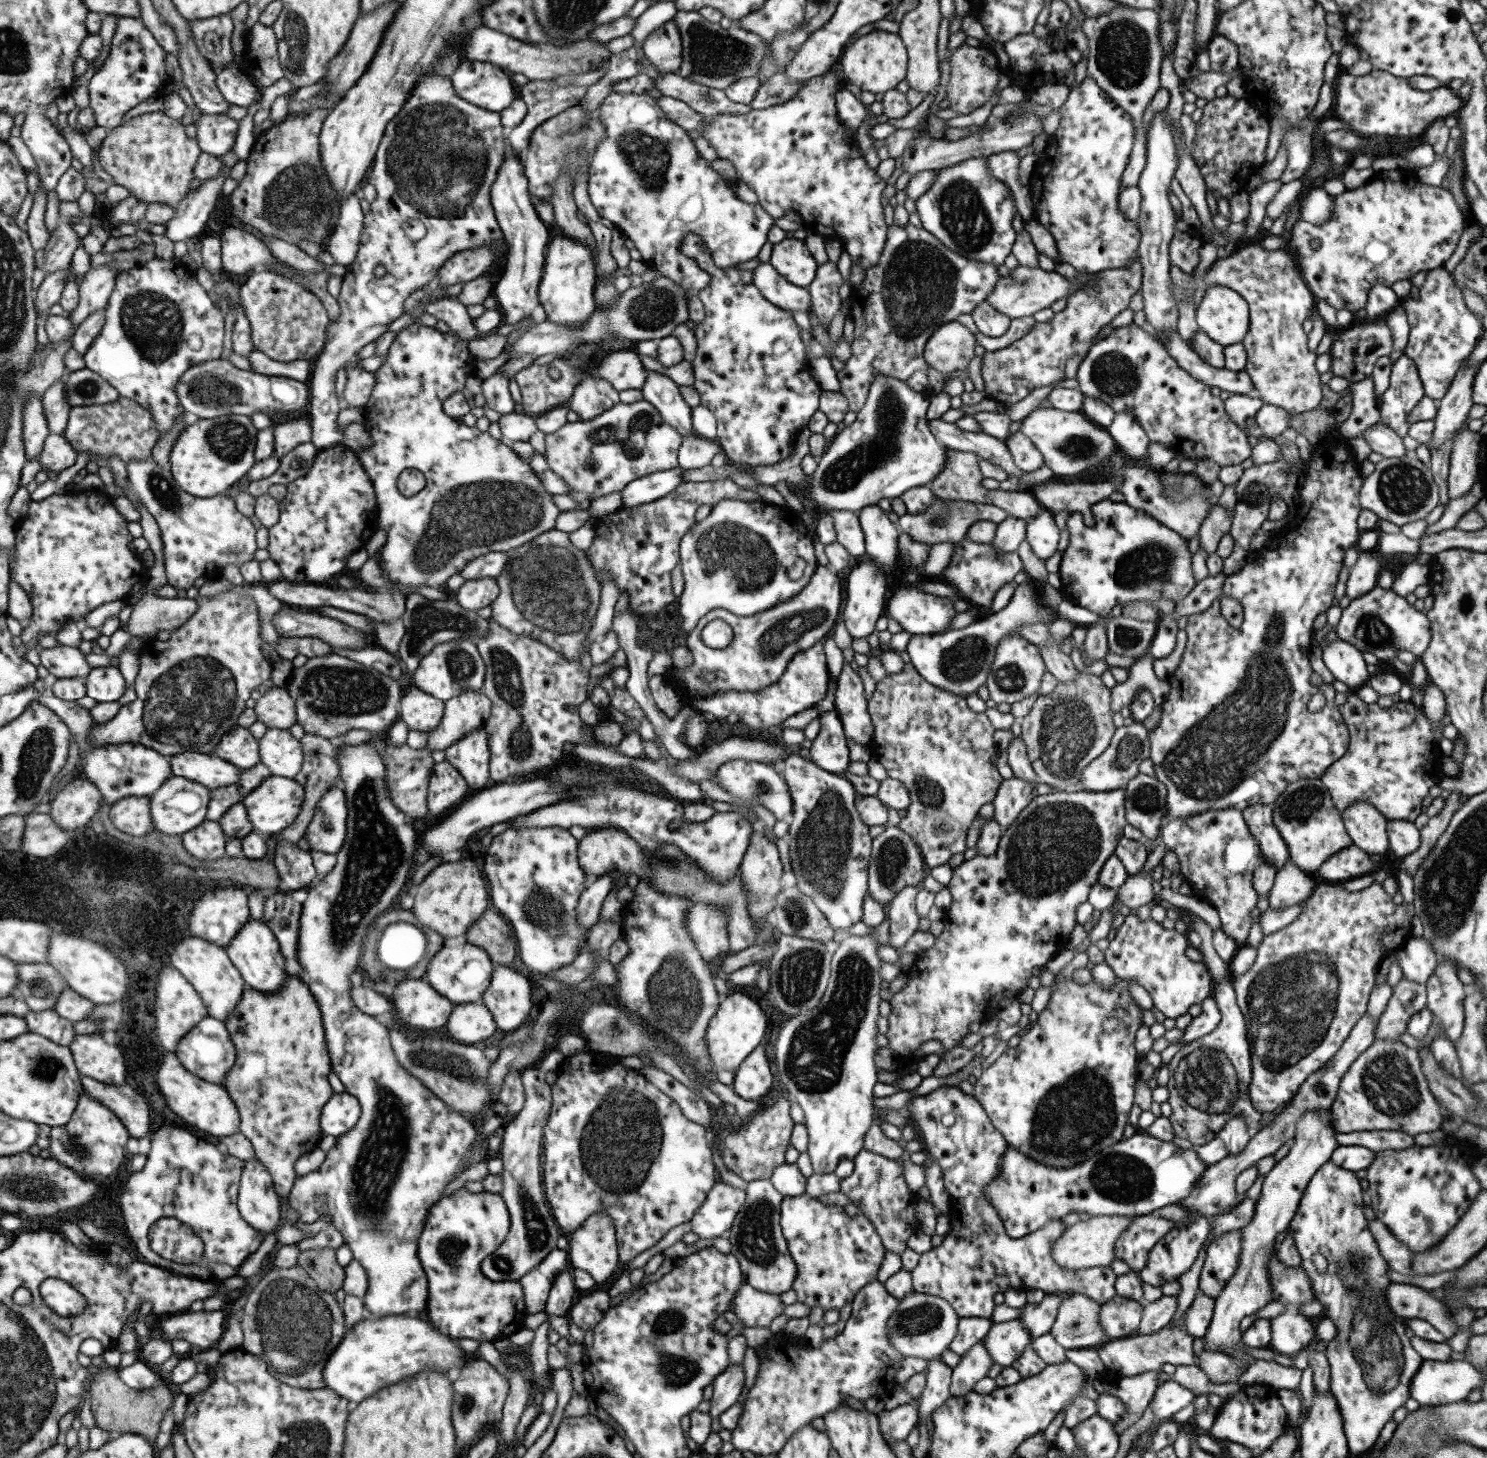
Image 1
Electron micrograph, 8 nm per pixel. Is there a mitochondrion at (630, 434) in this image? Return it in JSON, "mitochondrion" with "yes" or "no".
{"mitochondrion":"yes"}

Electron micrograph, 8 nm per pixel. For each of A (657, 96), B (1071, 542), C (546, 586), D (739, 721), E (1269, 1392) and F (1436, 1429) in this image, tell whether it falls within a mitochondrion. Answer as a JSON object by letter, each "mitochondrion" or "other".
{"A":"other","B":"other","C":"mitochondrion","D":"other","E":"other","F":"mitochondrion"}

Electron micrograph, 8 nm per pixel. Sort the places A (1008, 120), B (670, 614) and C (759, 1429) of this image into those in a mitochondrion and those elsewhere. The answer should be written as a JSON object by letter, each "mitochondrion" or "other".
{"A":"mitochondrion","B":"other","C":"other"}

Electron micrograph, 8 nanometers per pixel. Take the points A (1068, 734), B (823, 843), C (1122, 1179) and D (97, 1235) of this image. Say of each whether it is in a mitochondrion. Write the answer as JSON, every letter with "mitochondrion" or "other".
{"A":"mitochondrion","B":"mitochondrion","C":"mitochondrion","D":"other"}

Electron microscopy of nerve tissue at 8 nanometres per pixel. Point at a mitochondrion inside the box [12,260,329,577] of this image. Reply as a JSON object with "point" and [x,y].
{"point":[152,323]}

